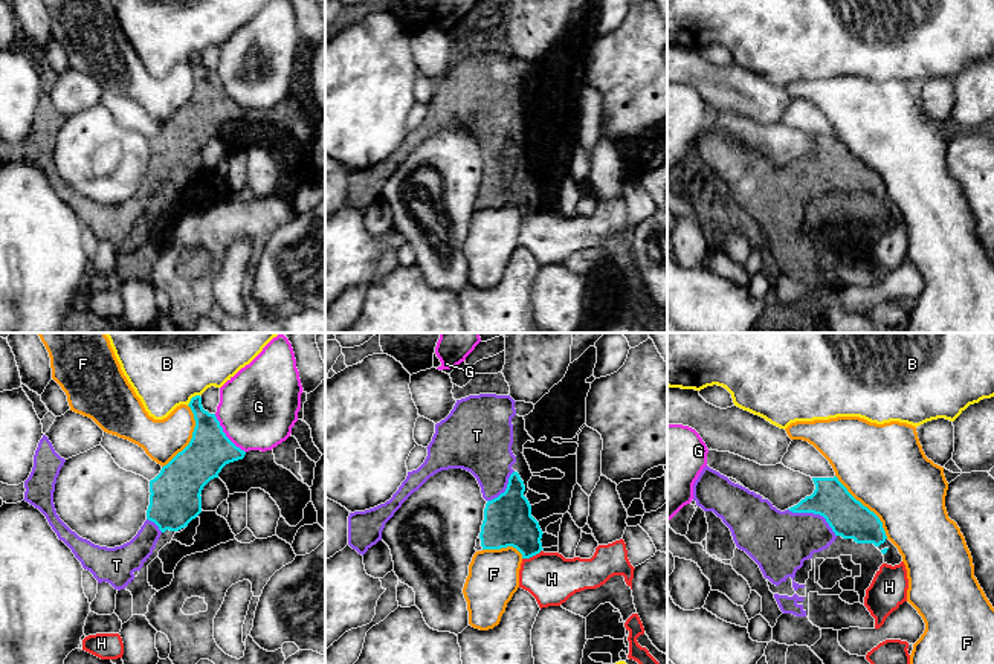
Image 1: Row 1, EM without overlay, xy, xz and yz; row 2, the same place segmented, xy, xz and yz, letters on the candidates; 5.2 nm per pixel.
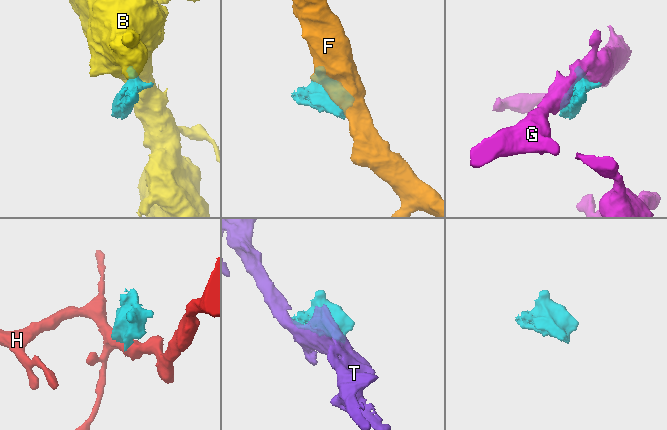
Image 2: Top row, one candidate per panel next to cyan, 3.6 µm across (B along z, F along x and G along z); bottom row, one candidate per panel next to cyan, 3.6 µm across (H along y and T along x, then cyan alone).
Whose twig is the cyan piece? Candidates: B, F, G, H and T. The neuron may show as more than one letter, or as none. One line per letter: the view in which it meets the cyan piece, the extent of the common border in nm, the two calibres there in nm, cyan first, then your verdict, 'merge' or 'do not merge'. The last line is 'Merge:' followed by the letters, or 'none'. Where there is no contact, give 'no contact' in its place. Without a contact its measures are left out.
B: xy | 90 nm | 190/480 nm | do not merge
F: yz | 440 nm | 200/440 nm | do not merge
G: xy | 260 nm | 220/420 nm | do not merge
H: xz | 120 nm | 260/260 nm | do not merge
T: yz | 300 nm | 200/320 nm | merge
Merge: T

